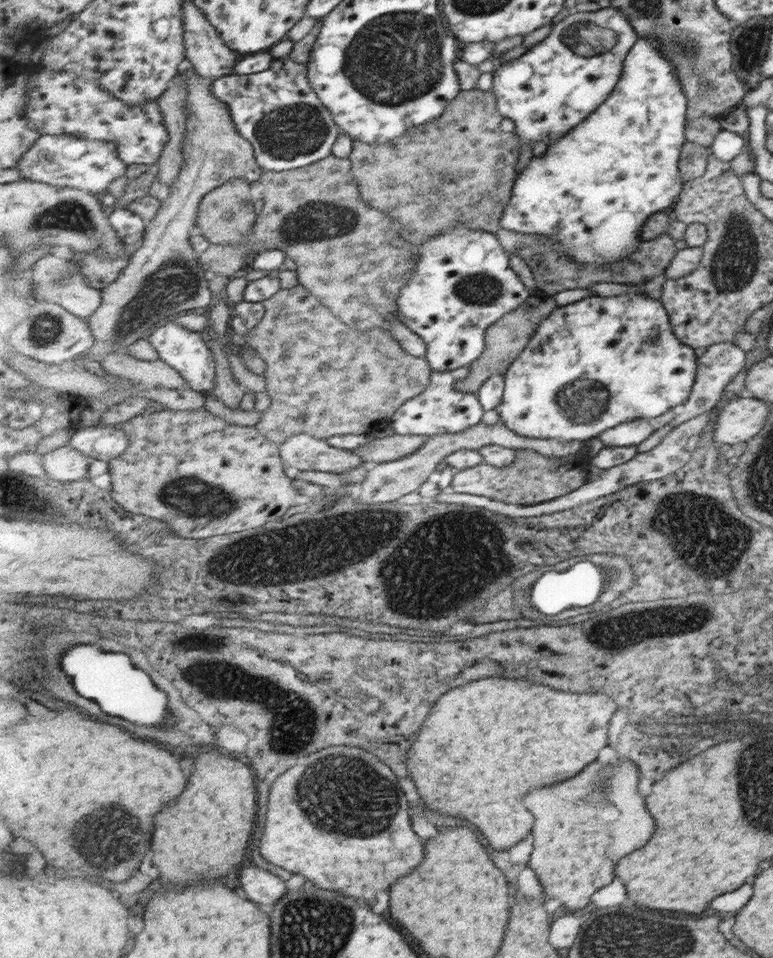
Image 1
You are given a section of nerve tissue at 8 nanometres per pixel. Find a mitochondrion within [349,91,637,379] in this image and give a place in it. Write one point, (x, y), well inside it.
(478, 287)

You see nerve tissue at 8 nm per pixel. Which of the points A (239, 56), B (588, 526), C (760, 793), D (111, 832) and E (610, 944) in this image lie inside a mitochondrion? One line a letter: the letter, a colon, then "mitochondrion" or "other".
A: other
B: other
C: mitochondrion
D: mitochondrion
E: mitochondrion

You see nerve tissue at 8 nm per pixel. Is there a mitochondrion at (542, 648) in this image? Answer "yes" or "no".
no

